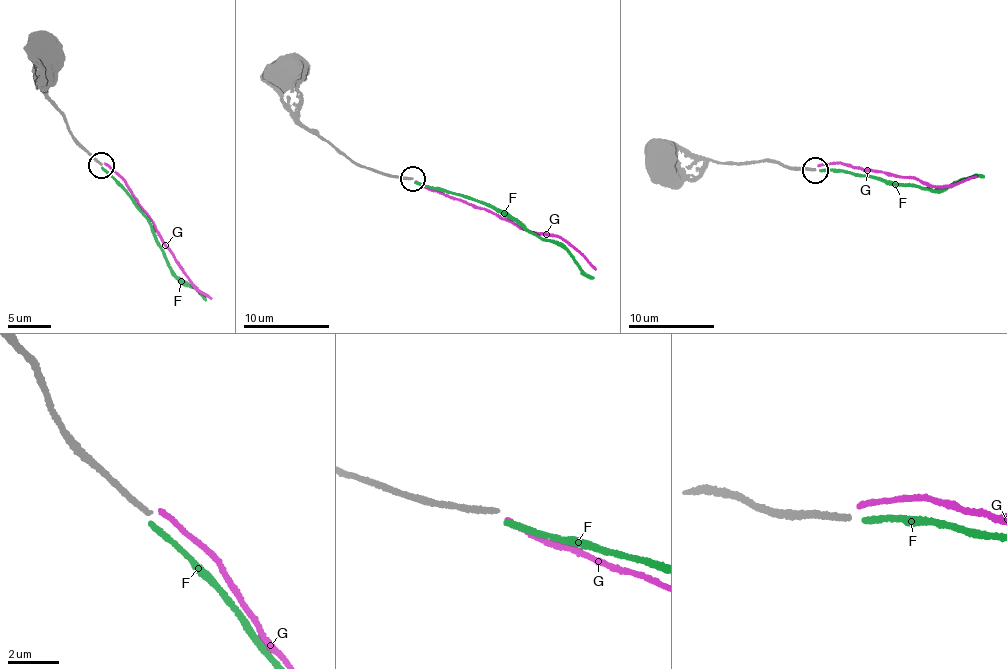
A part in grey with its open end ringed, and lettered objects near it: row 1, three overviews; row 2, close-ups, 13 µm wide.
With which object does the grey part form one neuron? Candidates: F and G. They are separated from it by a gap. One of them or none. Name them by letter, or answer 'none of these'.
F

